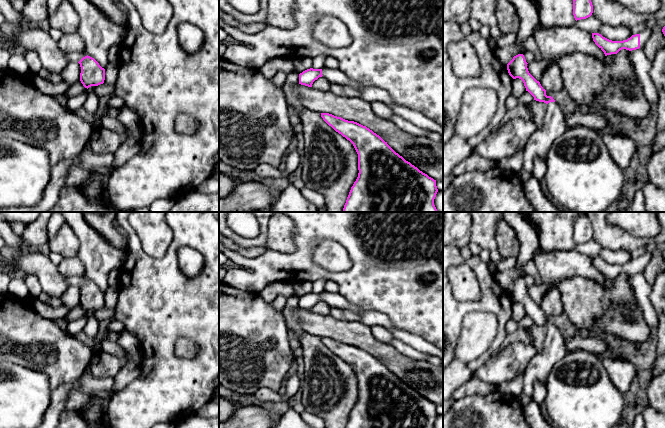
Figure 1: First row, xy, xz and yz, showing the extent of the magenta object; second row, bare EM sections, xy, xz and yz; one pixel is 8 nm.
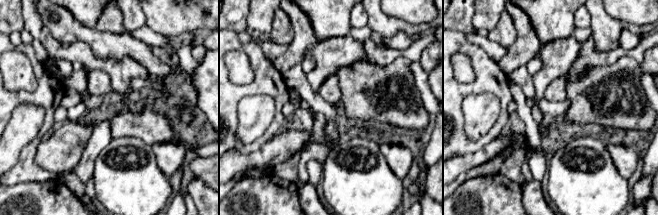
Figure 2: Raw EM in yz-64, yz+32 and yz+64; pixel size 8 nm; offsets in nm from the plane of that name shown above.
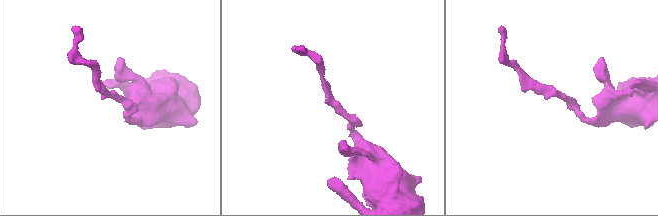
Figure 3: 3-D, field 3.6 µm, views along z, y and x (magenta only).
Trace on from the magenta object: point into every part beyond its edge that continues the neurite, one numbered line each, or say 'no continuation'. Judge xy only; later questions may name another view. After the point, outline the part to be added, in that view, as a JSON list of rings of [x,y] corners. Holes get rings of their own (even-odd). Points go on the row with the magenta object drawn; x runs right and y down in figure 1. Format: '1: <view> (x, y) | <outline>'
no continuation

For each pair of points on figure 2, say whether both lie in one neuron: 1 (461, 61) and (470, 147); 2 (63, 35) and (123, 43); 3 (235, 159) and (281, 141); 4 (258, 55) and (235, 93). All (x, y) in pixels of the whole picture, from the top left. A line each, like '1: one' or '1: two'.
1: two
2: one
3: one
4: one

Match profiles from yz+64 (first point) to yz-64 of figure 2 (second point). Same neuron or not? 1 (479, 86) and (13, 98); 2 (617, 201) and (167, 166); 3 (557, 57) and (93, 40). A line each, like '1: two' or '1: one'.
1: one
2: two
3: one

